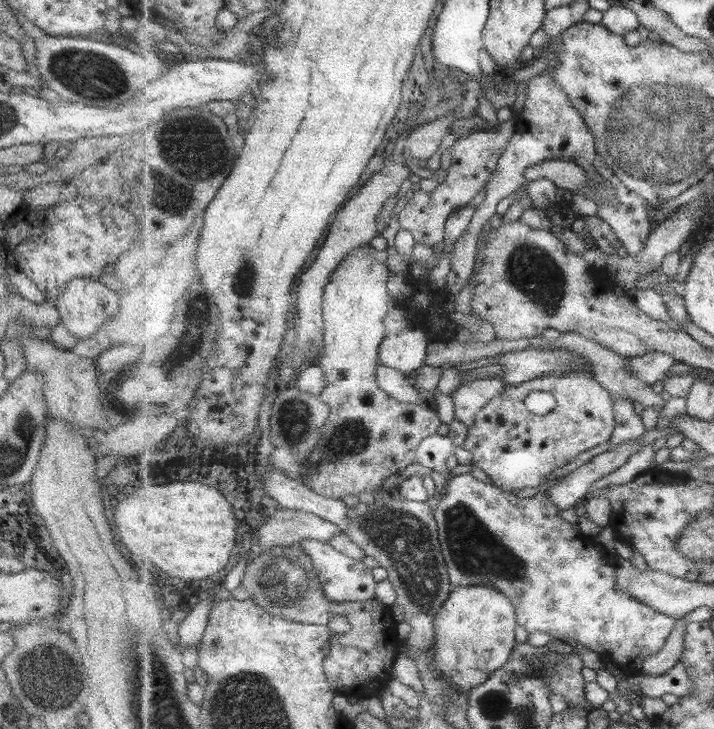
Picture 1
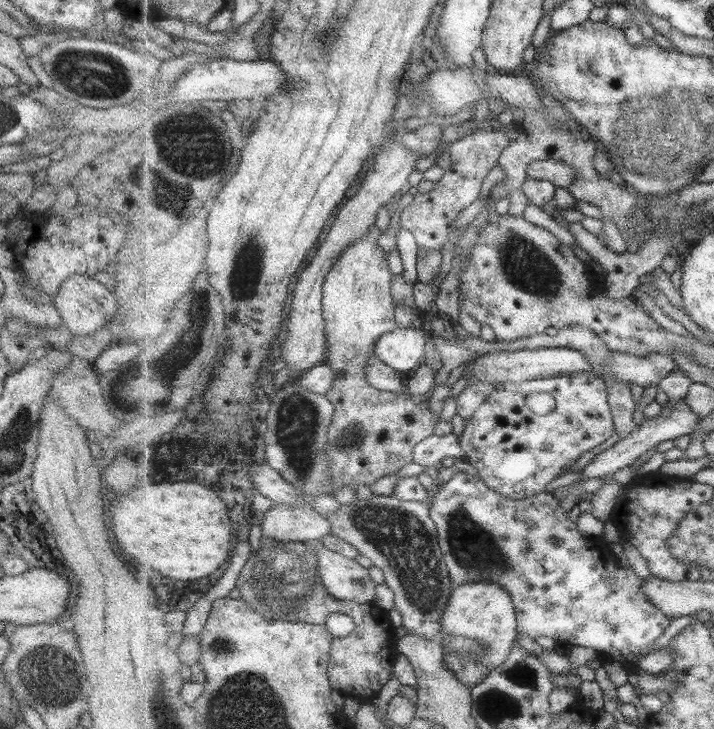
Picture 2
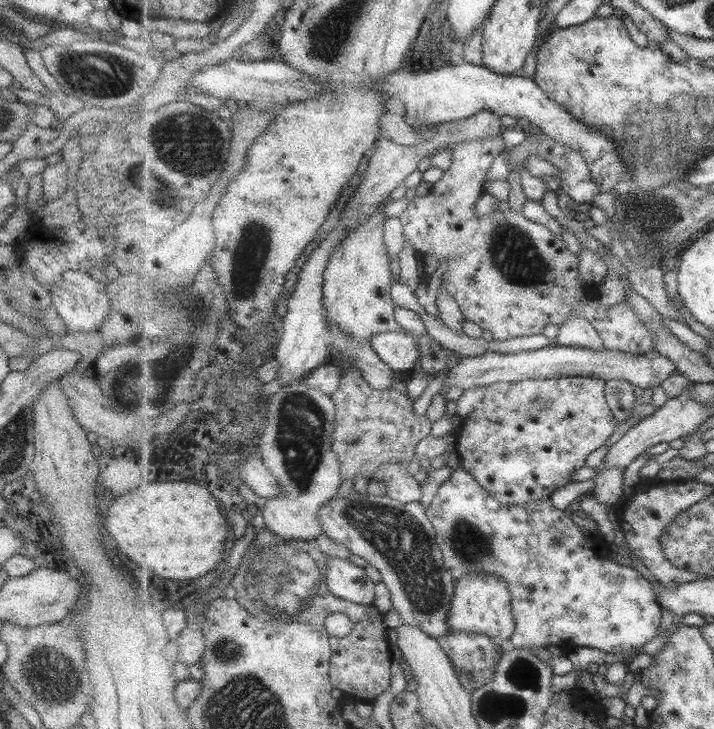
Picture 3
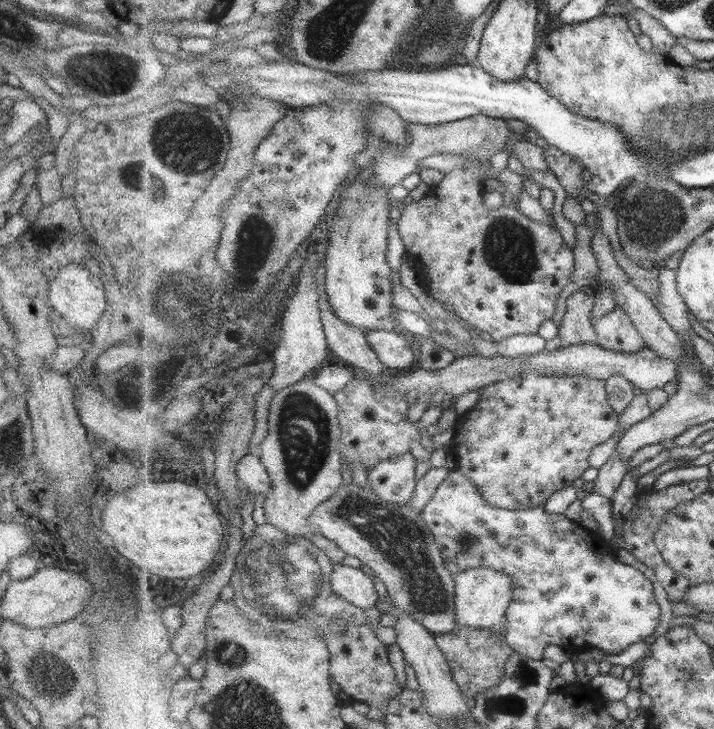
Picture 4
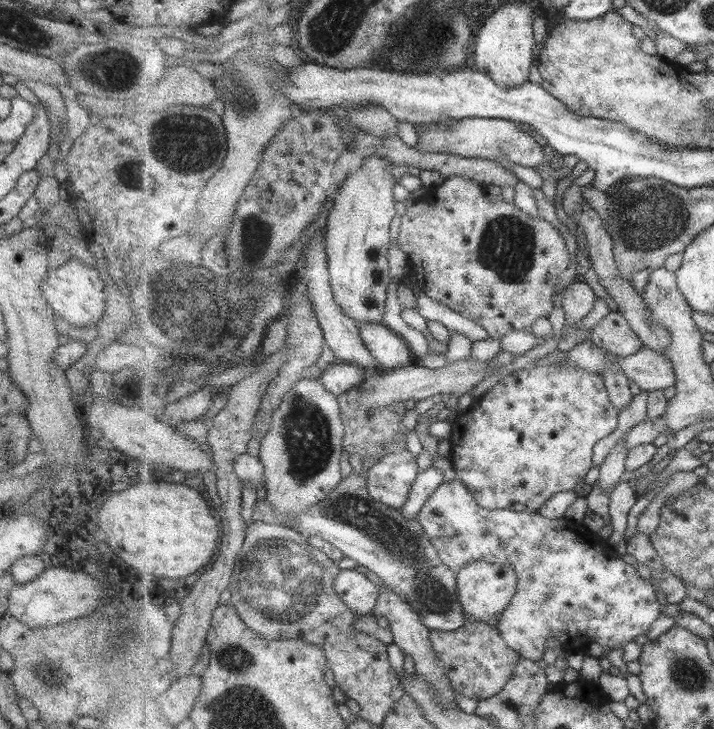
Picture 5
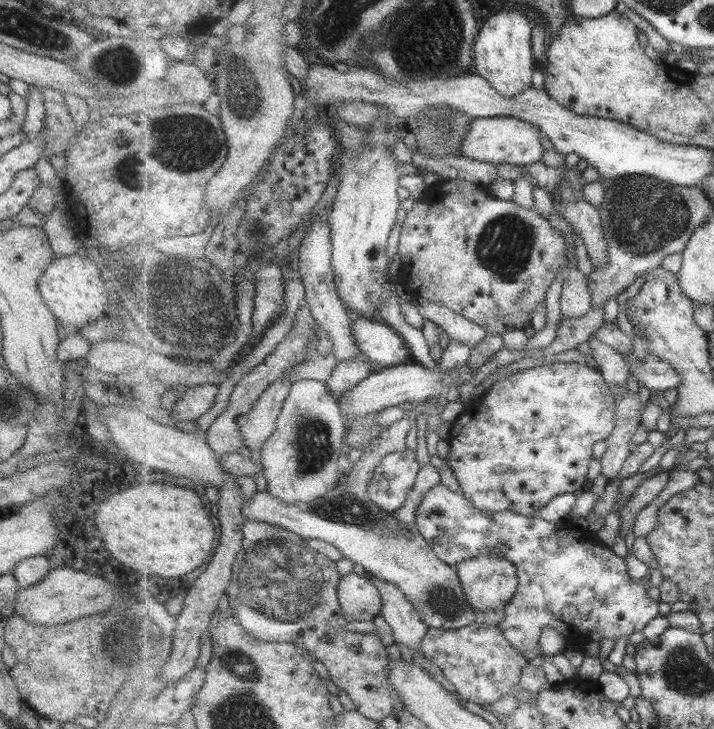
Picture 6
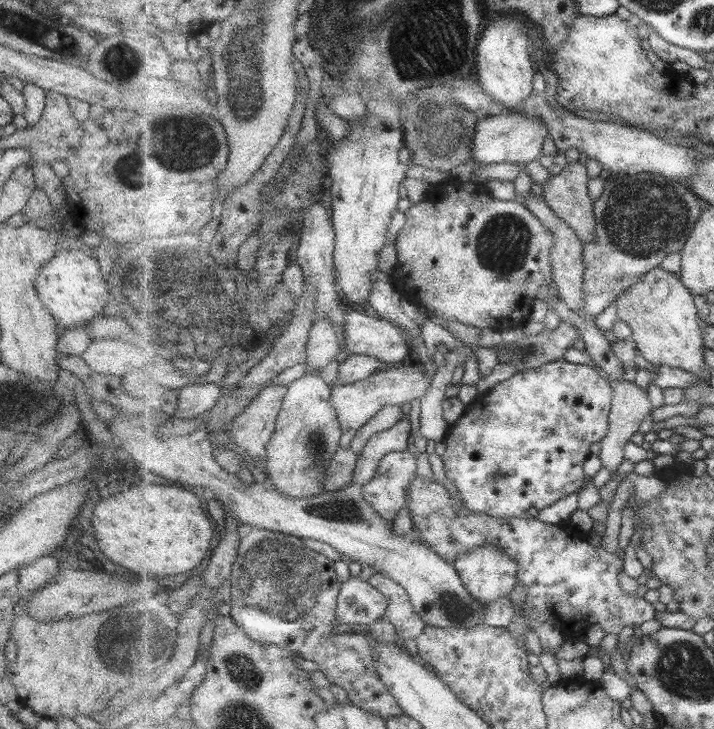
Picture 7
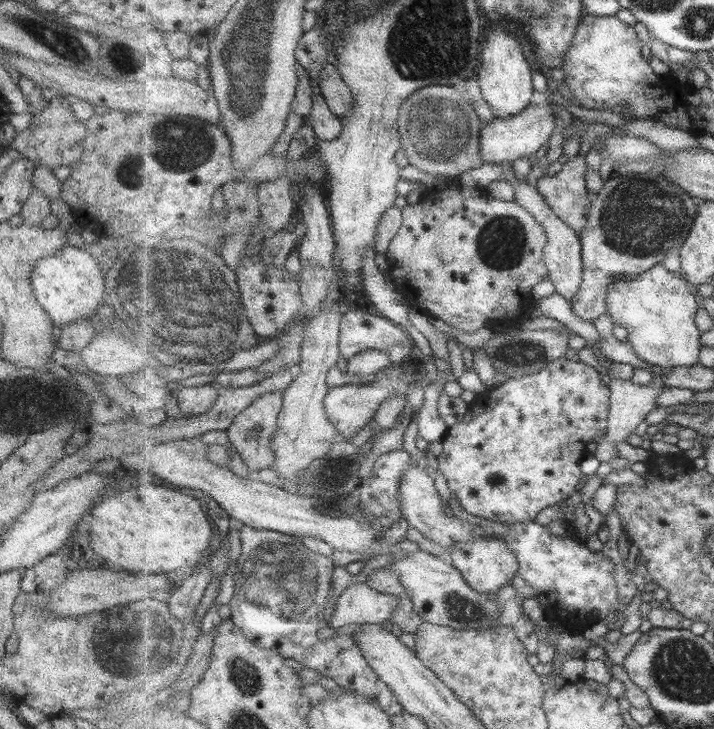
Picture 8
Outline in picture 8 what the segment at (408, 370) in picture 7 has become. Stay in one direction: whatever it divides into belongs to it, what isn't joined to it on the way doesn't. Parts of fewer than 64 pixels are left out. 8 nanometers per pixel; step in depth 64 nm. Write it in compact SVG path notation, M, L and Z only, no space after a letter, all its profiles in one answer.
M404 372L398 378L390 378L387 375L384 378L374 380L374 382L332 387L325 400L325 407L328 410L329 419L341 435L340 439L350 440L360 429L367 426L376 417L383 402L394 397L406 398L411 390L411 384L419 382L419 379L420 375L416 375L415 372Z

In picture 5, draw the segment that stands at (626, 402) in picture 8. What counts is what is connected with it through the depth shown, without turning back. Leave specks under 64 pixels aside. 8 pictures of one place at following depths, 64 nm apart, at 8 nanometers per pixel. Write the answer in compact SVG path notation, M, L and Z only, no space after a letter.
M631 429L623 435L623 438L617 440L615 446L606 456L604 462L600 465L600 476L597 480L600 488L603 489L607 496L619 483L621 483L621 476L627 472L625 470L625 460L627 460L627 437L629 437Z

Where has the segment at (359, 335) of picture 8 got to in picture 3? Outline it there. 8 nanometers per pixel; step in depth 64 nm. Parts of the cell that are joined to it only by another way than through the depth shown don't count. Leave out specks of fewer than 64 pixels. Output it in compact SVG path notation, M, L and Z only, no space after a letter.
M405 330L385 332L373 337L370 344L393 371L418 369L421 359L419 335Z

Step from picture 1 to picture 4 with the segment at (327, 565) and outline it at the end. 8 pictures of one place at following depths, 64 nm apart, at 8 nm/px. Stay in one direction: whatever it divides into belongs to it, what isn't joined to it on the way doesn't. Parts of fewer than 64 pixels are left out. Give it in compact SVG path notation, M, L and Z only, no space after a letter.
M335 563L335 573L331 577L333 590L344 599L361 609L375 612L379 594L375 590L373 577L368 576L360 567L352 568L342 563Z

